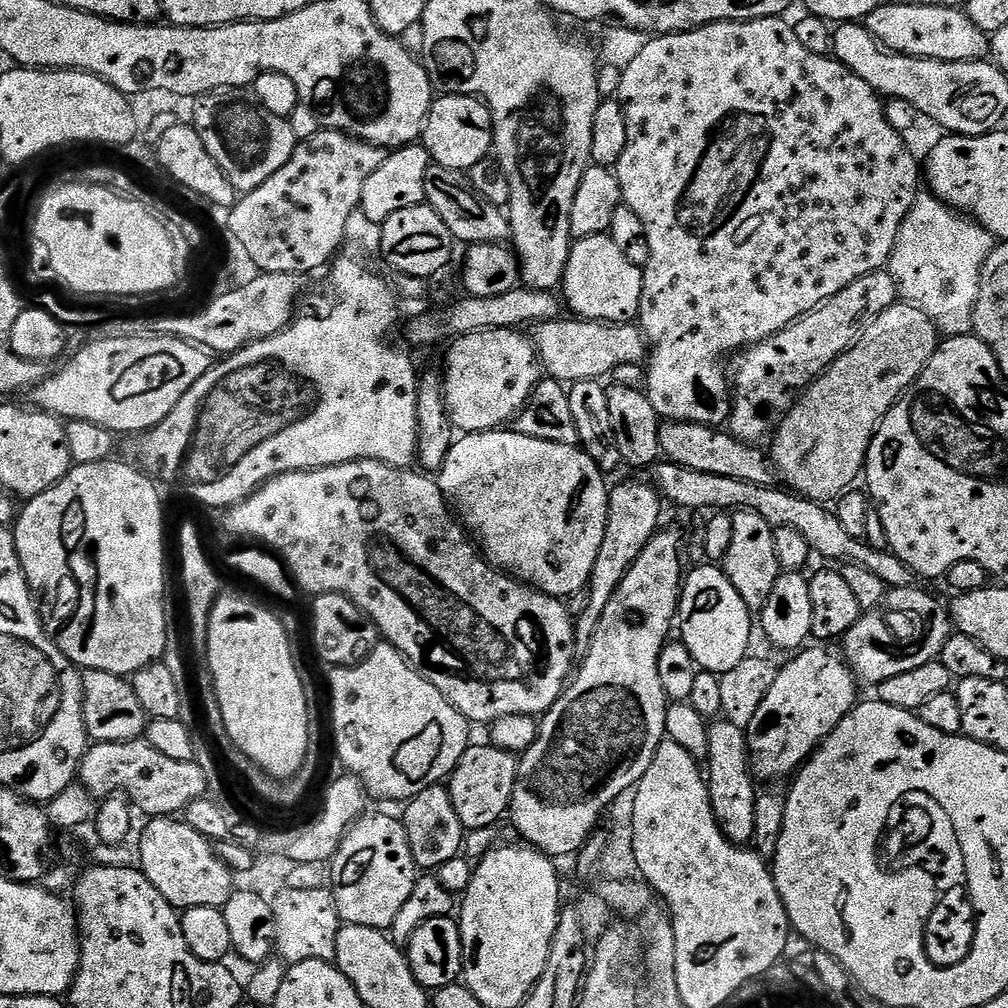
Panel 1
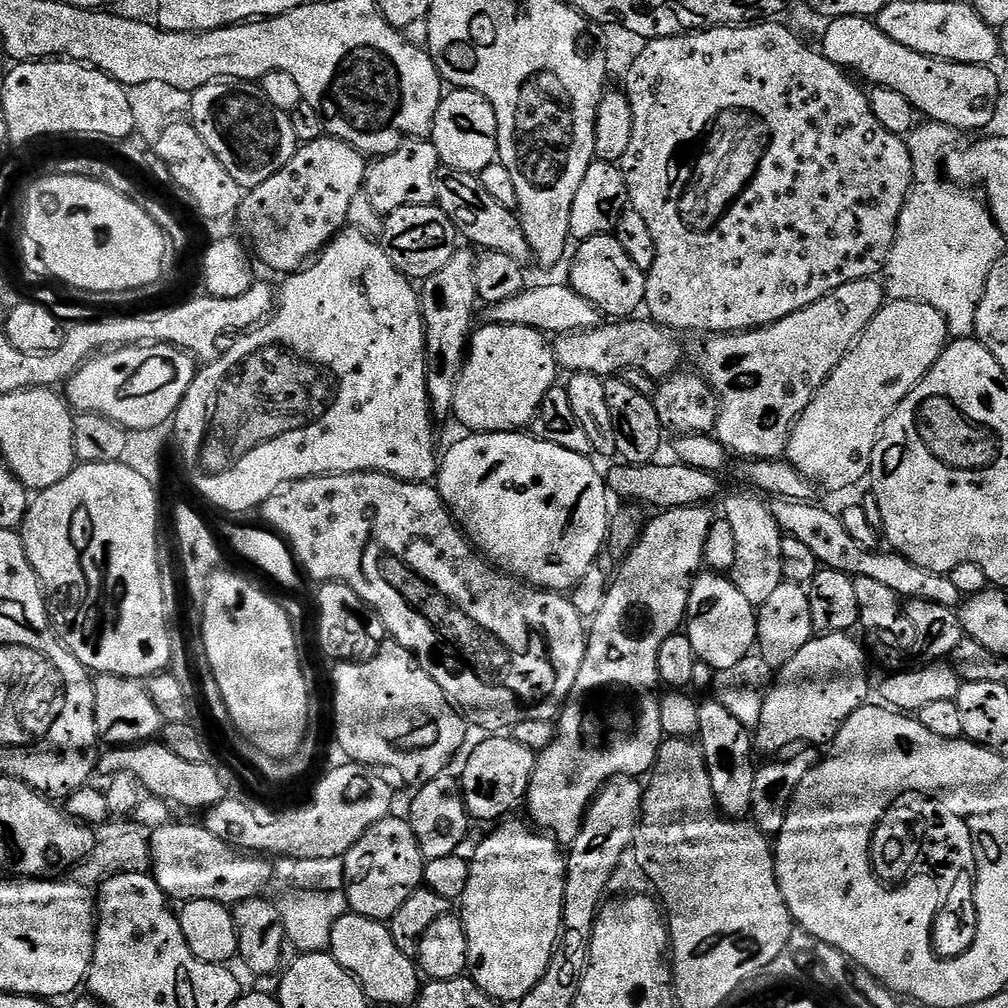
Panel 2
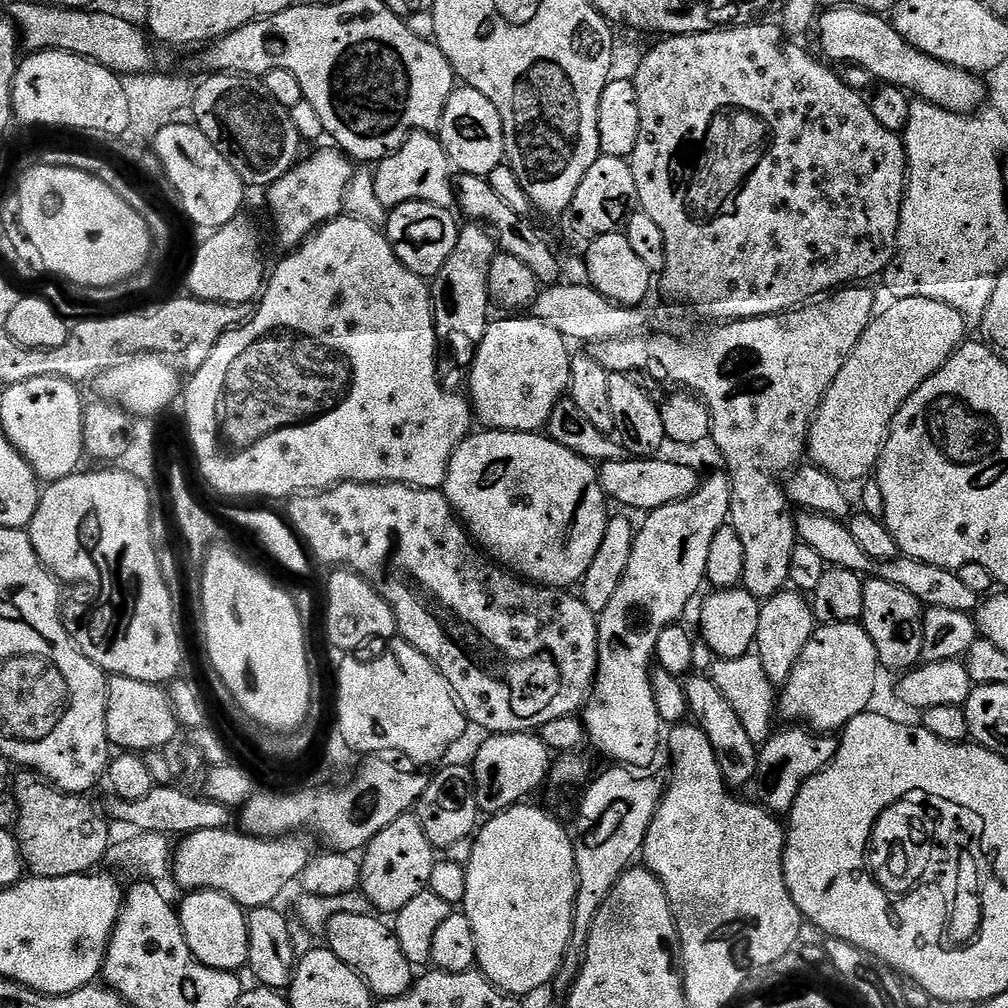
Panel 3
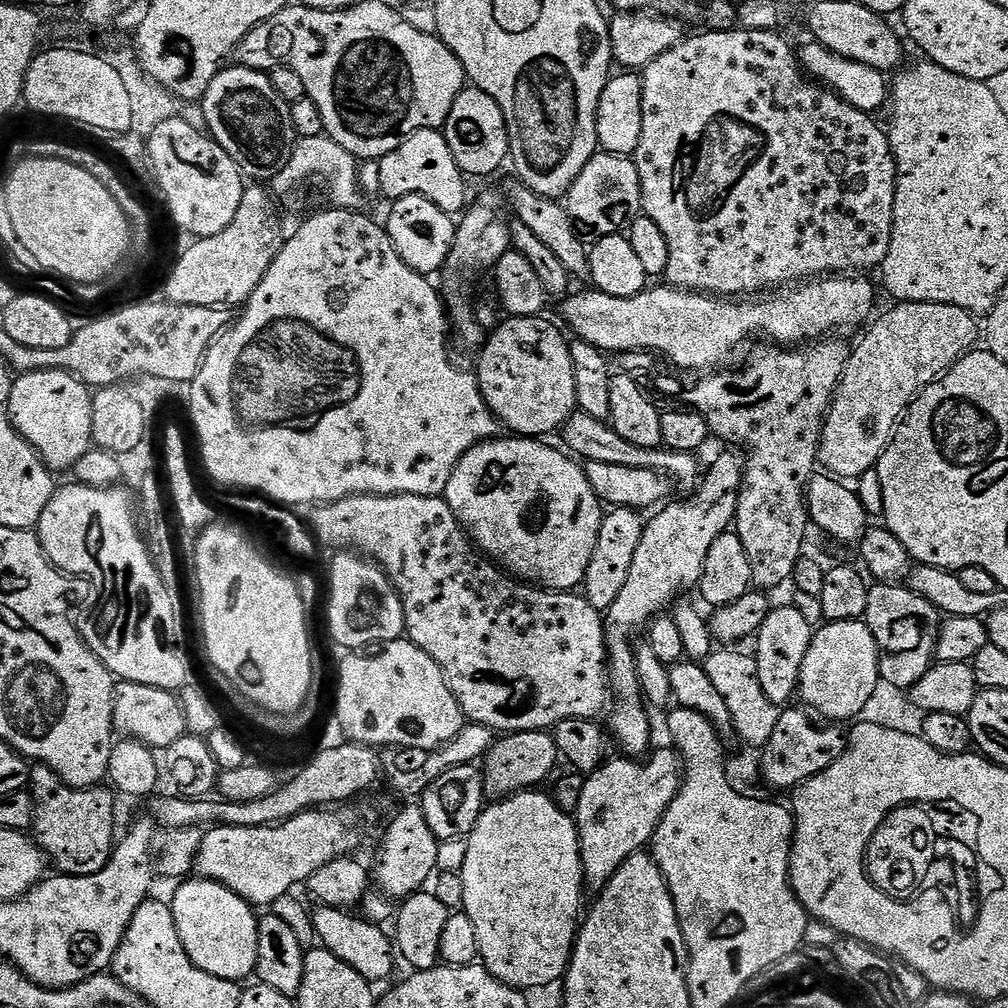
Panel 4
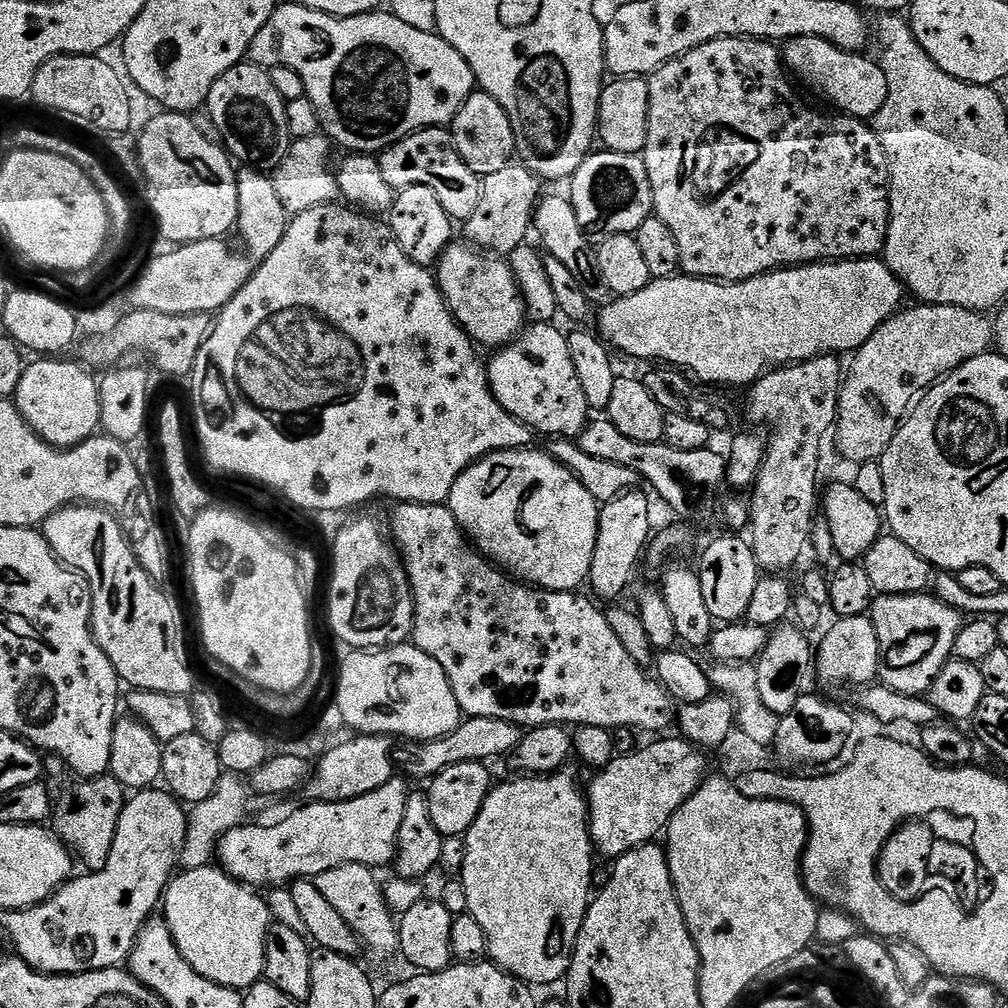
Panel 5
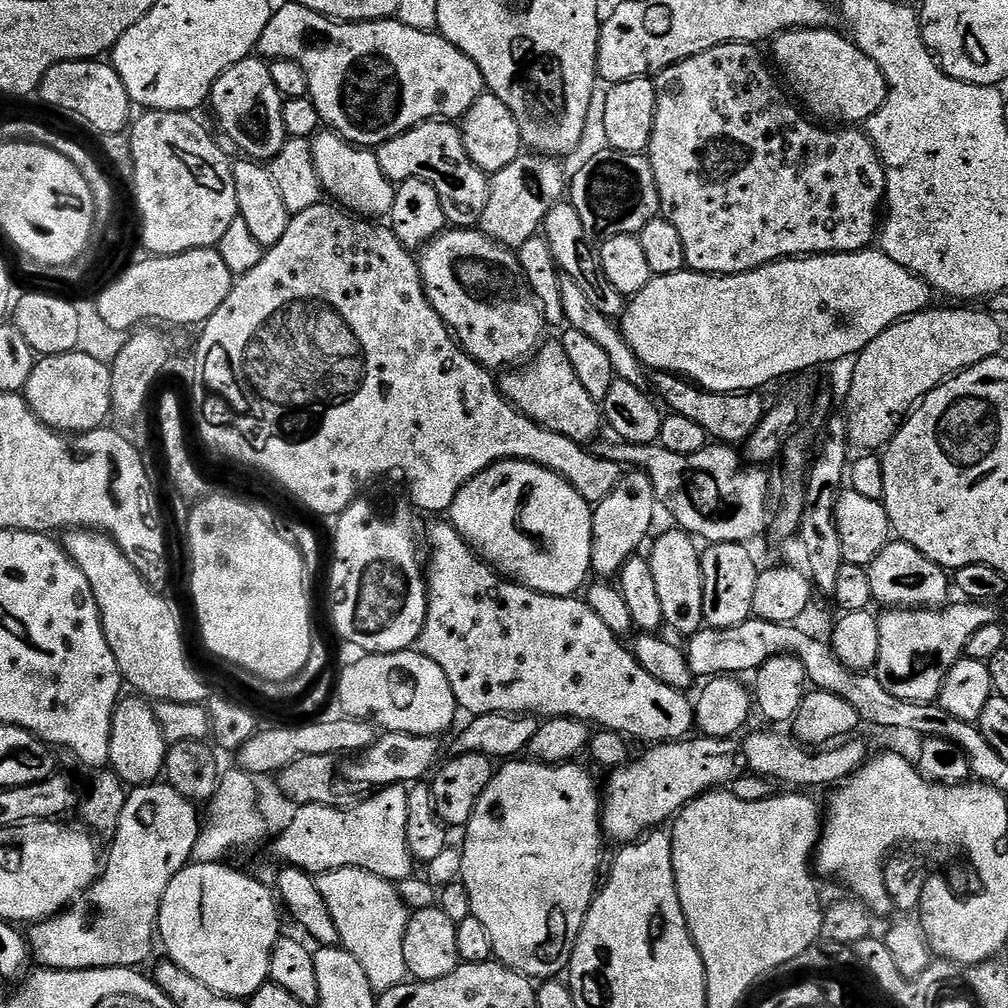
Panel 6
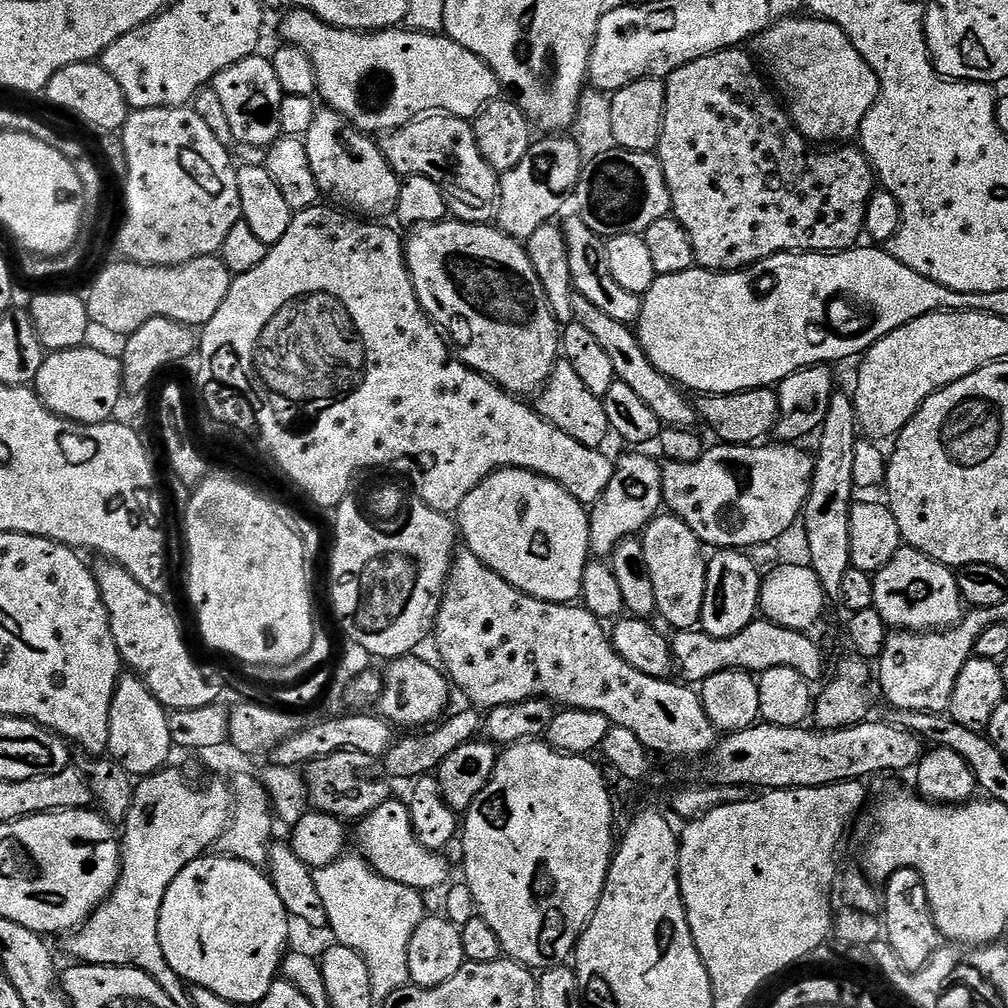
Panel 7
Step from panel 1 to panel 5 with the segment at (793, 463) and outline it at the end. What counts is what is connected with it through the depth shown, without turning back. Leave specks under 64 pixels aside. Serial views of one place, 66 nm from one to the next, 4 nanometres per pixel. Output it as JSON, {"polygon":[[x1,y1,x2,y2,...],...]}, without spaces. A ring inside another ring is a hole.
{"polygon":[[923,302,915,305,917,308,905,307,903,310,890,317,882,326,878,326,878,330,874,330,874,334,865,342,861,348,857,348,851,357,852,365,847,365,846,375,843,384,840,386,840,401,836,407,836,422,834,425,834,437,836,436,836,448,848,460,853,460,853,465,859,466,868,460,879,461,884,455,885,450,890,446,890,442,894,438,894,434,900,428,902,421,907,417,910,409,915,405,916,401,932,387,938,380,943,380,945,376,950,375,955,368,962,366,966,362,970,362,970,358,981,356,983,352,989,351,994,344,994,324,987,315,971,312,965,308,959,308,953,304,926,304]]}

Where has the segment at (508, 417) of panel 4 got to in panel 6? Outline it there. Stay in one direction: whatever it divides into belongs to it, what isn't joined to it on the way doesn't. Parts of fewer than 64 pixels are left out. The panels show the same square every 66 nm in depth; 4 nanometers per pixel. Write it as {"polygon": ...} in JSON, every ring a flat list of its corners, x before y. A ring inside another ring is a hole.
{"polygon":[[563,343,547,344,523,366,505,371,499,377,498,387,504,399,509,400,524,416,529,416,535,424,587,445,588,440,599,434,600,424,602,428,601,405,590,398,582,382,578,382,578,374,574,374,574,366,570,366,570,358,566,358]]}

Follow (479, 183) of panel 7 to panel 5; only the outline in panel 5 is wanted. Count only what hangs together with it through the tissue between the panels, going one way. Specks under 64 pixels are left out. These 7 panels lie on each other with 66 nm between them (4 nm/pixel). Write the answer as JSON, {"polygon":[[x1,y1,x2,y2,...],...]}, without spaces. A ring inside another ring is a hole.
{"polygon":[[447,127,421,128,418,132,411,132,405,140,385,148,378,159,382,178,386,178,390,187,399,190,410,186,428,186,434,194,438,194,438,202,442,202,446,214,453,221,468,220,478,207,481,177,476,176,466,162,462,162]]}

